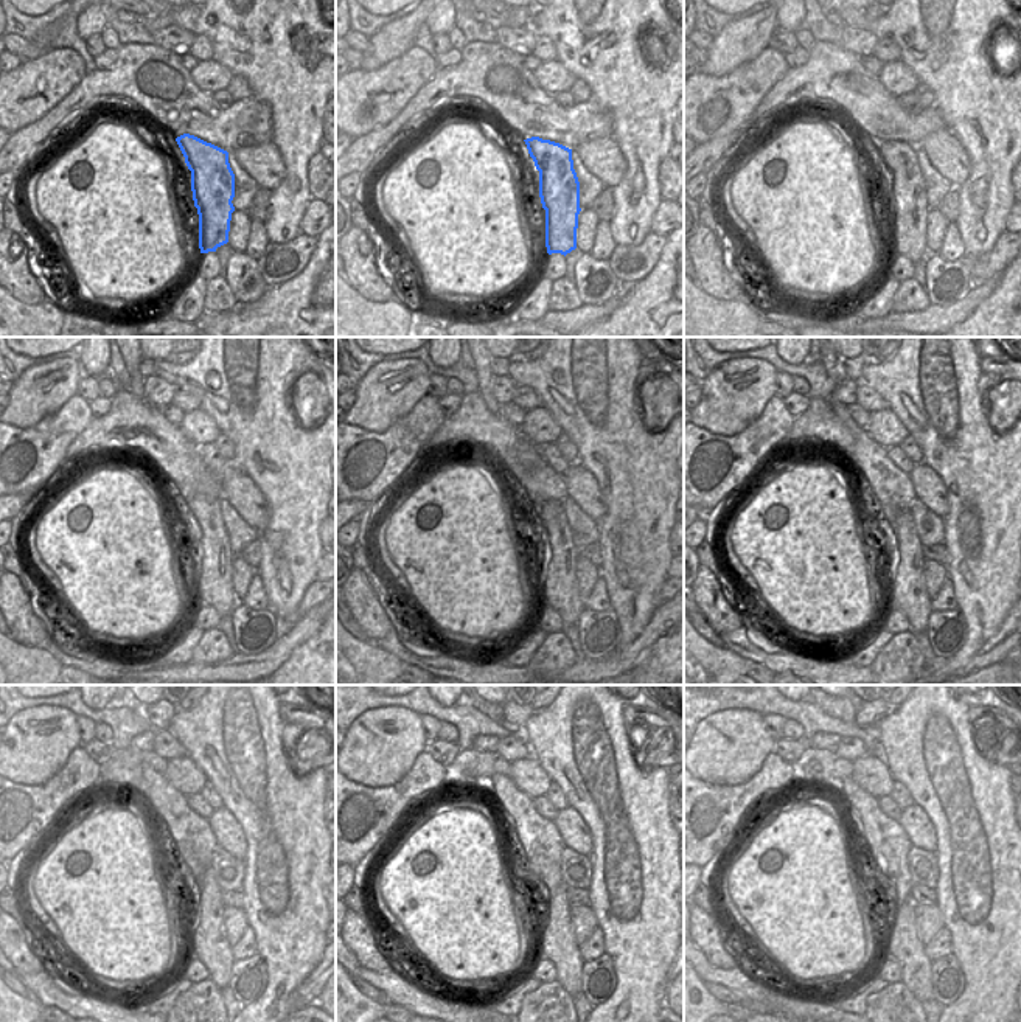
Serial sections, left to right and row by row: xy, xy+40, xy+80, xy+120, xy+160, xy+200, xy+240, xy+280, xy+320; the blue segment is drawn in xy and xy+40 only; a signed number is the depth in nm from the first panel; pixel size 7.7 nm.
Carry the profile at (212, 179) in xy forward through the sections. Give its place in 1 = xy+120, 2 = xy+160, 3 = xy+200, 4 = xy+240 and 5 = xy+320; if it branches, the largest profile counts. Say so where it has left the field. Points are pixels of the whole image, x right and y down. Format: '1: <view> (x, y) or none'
1: xy+120 (213, 587)
2: xy+160 (560, 590)
3: xy+200 (908, 594)
4: xy+240 (209, 943)
5: xy+320 (905, 946)

